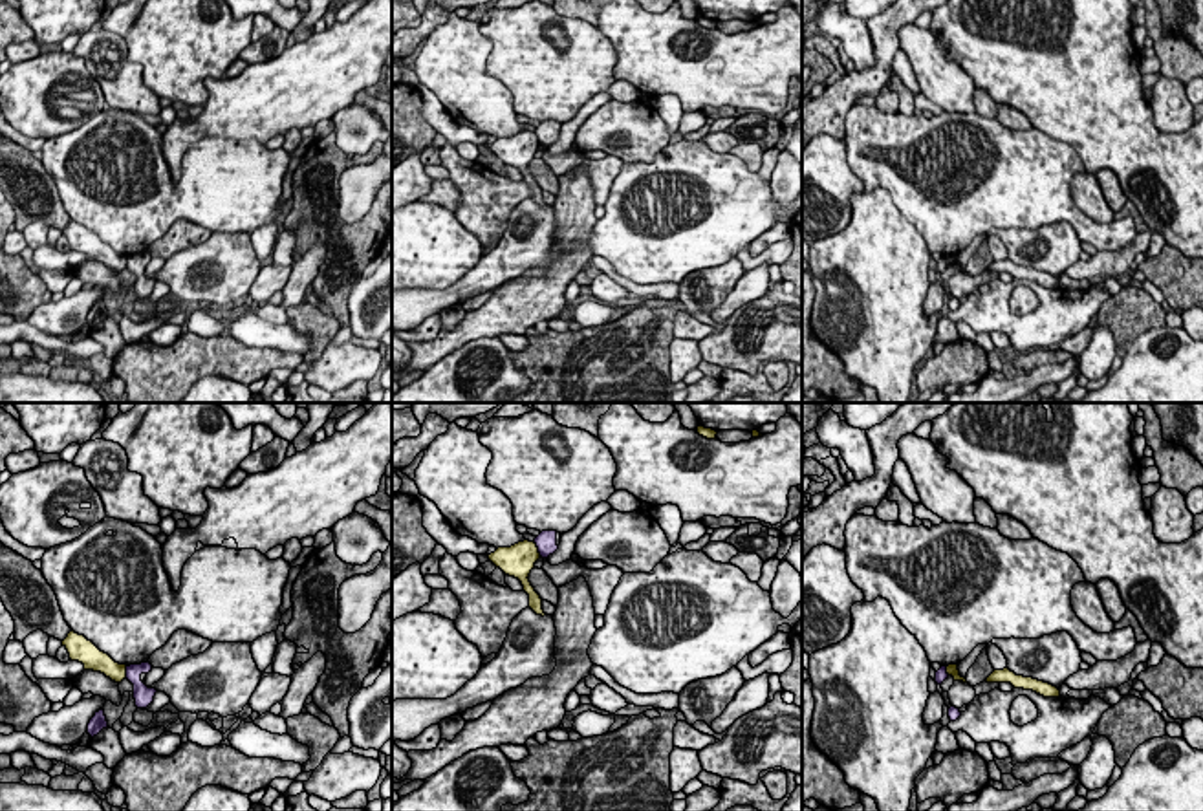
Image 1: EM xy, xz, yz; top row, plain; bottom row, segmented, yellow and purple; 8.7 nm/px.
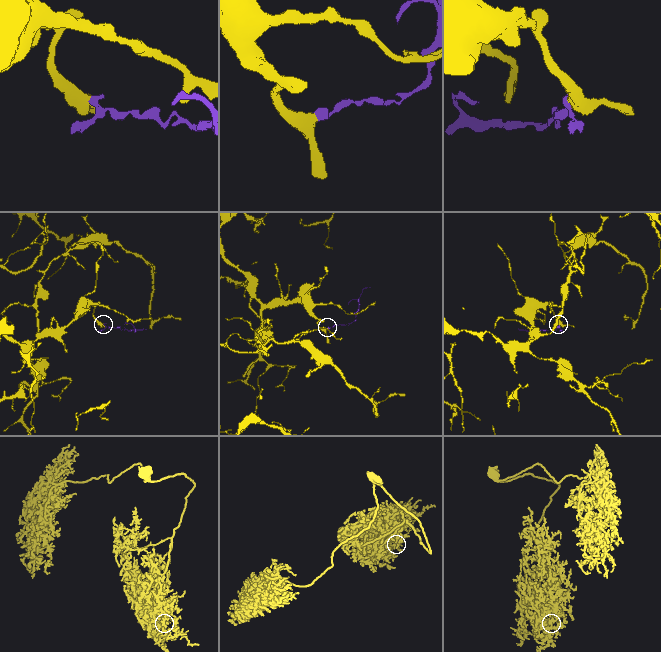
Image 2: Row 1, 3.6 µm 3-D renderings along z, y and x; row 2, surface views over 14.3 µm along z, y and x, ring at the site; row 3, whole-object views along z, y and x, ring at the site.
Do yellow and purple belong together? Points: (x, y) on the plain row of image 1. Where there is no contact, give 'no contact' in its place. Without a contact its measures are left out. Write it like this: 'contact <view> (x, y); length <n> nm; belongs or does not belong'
contact xz (537, 140); length 140 nm; does not belong

